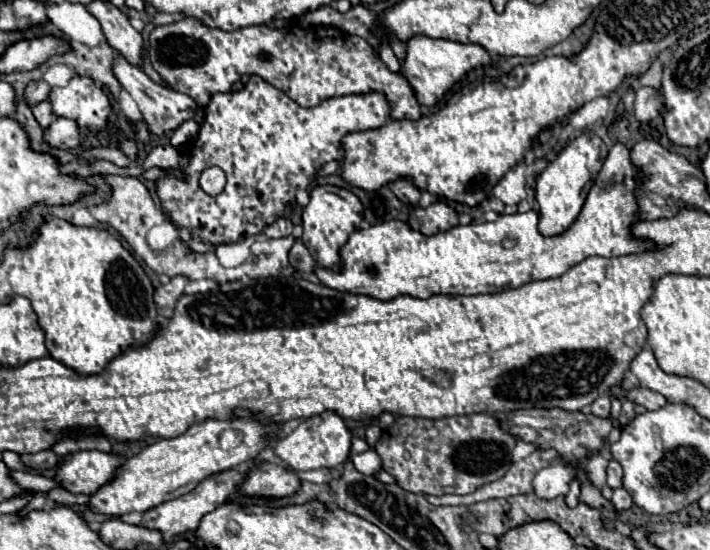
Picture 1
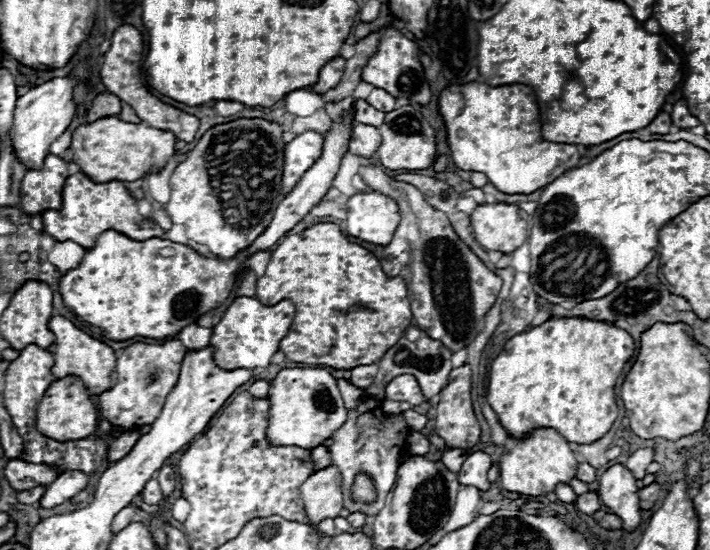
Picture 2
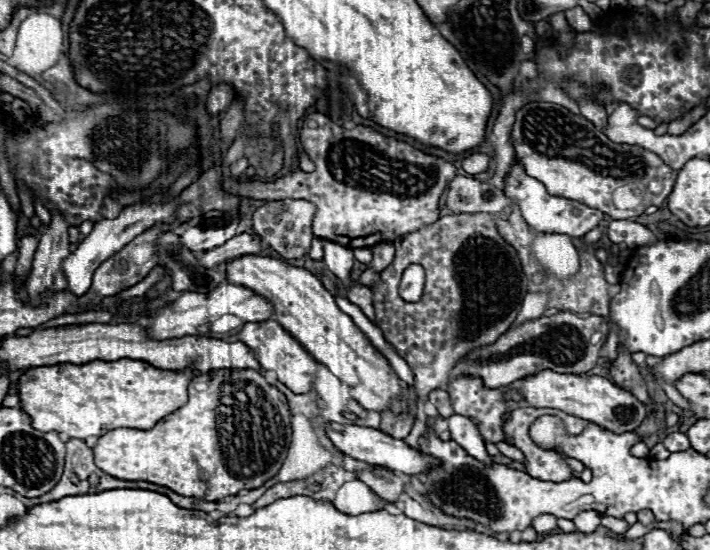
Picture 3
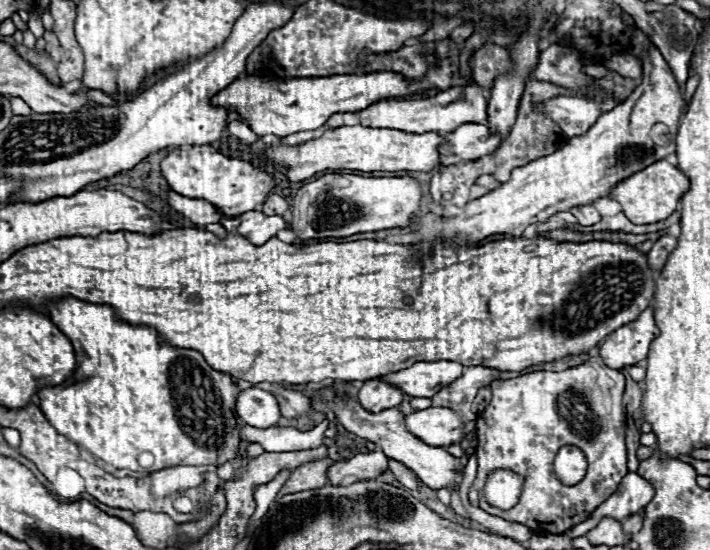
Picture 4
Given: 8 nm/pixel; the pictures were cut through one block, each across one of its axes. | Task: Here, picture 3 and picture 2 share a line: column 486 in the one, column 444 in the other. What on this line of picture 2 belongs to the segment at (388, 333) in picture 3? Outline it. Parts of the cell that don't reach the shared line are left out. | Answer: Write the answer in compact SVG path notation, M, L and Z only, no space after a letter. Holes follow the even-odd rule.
M374 164L360 166L358 174L370 188L382 190L382 194L390 194L398 202L402 220L392 242L382 248L380 262L388 276L404 278L416 326L452 352L468 346L480 334L484 314L494 306L502 280L454 234L446 214L426 204L412 184L392 180Z

